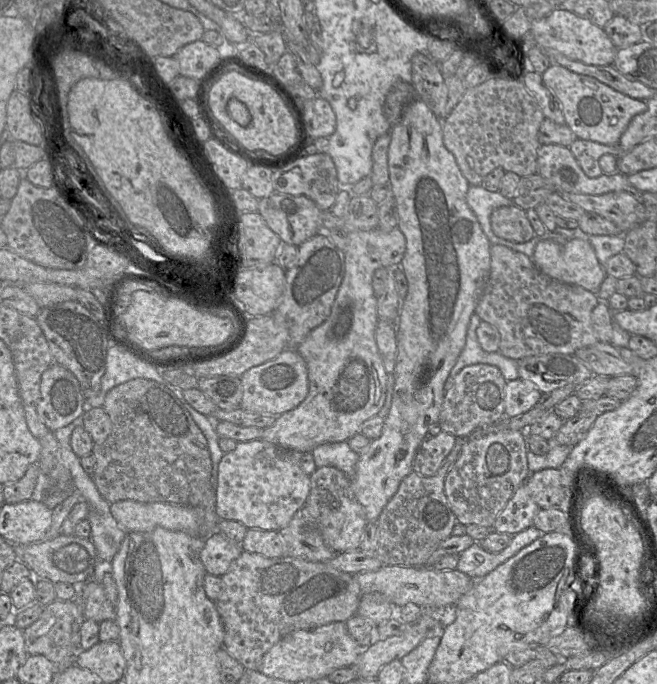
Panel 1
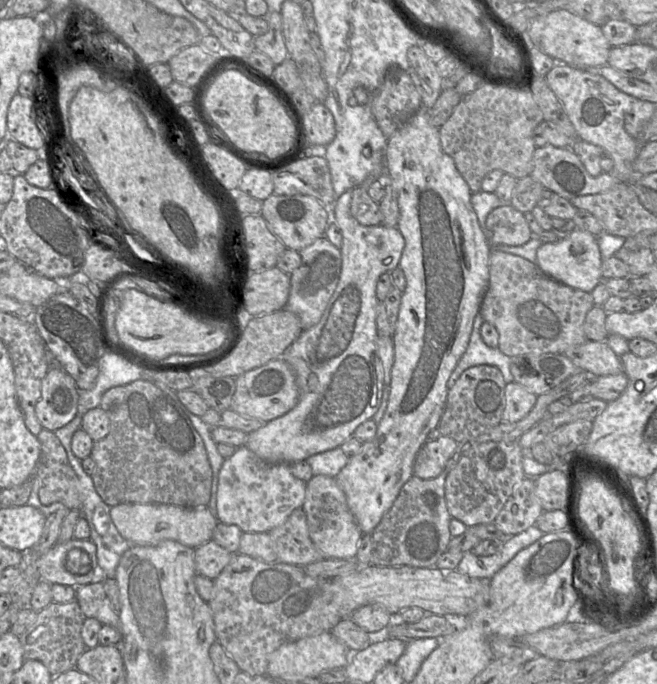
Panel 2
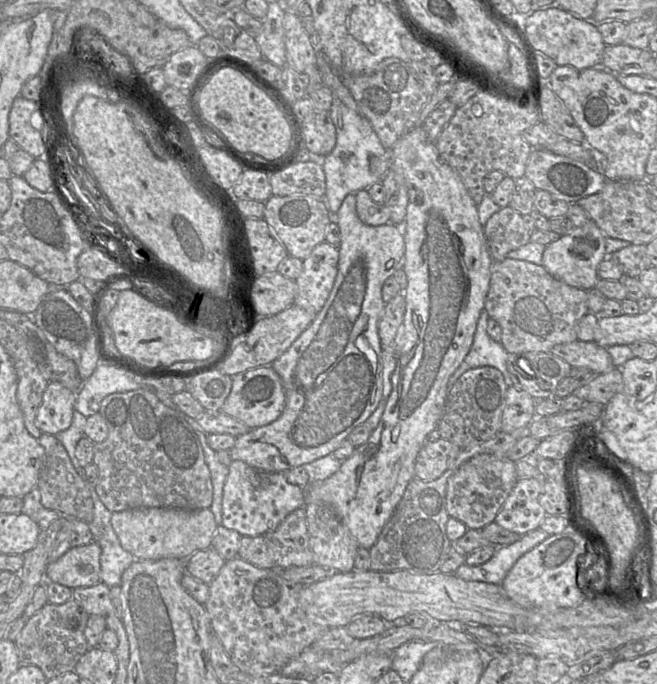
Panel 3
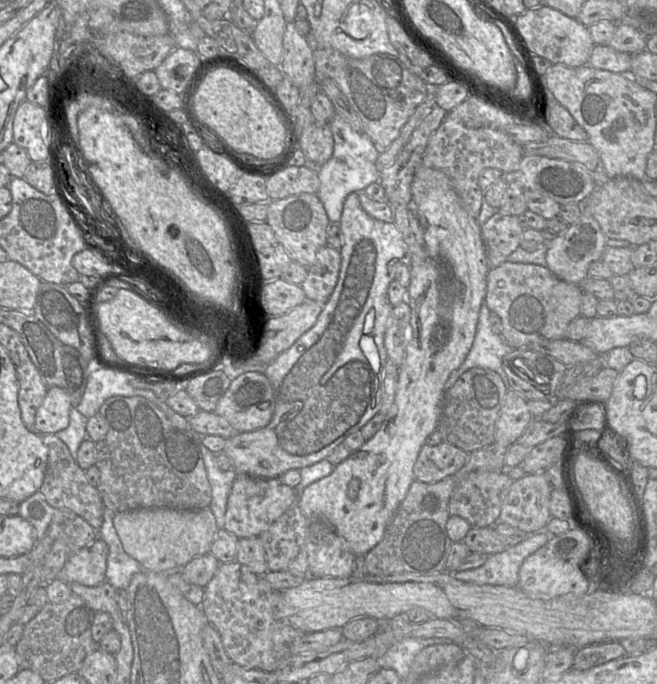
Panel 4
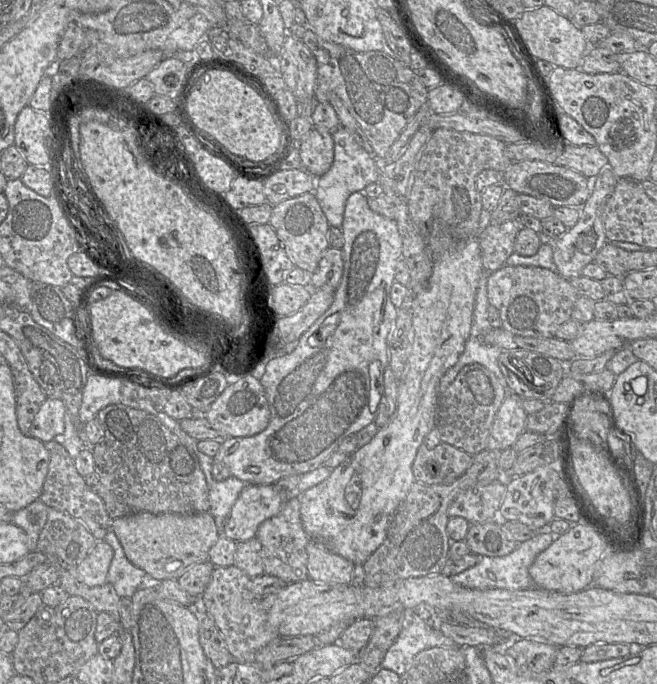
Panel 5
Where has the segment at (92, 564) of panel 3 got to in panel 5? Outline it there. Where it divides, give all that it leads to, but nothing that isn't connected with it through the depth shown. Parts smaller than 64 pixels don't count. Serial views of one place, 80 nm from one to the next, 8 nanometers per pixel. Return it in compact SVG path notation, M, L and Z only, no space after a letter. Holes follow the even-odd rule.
M97 541L87 556L74 568L75 578L89 587L107 583L112 558L112 547L105 541Z

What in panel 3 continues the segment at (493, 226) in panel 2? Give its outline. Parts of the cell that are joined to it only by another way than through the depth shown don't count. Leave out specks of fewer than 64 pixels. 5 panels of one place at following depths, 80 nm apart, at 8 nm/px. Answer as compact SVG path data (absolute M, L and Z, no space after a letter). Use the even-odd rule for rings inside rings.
M509 205L492 214L483 227L488 250L494 261L502 261L506 255L530 242L522 214Z

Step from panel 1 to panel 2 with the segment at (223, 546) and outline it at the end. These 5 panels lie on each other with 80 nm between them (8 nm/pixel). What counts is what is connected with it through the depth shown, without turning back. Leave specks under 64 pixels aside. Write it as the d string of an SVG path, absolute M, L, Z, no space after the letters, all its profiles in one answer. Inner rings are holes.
M213 539L195 548L194 562L197 575L214 580L228 565L233 554L219 546Z

